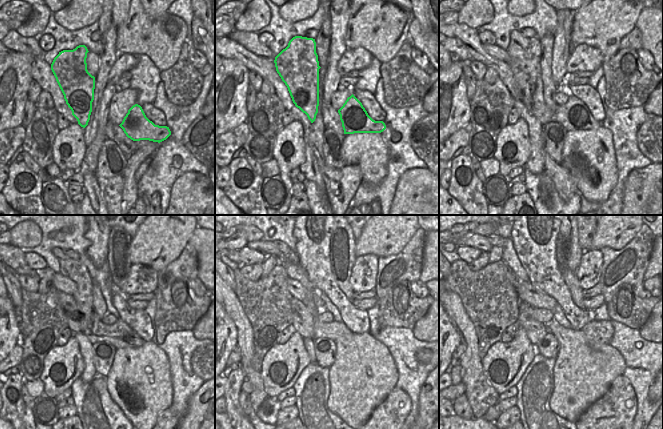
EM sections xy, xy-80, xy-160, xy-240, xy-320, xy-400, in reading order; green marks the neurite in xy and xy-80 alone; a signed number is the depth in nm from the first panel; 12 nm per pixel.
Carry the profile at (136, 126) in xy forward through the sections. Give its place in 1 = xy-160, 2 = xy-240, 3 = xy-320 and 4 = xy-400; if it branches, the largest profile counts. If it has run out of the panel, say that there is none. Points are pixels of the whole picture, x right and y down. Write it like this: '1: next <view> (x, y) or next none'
1: next xy-160 (524, 52)
2: next xy-240 (120, 335)
3: next xy-320 (332, 330)
4: next xy-400 (477, 241)

